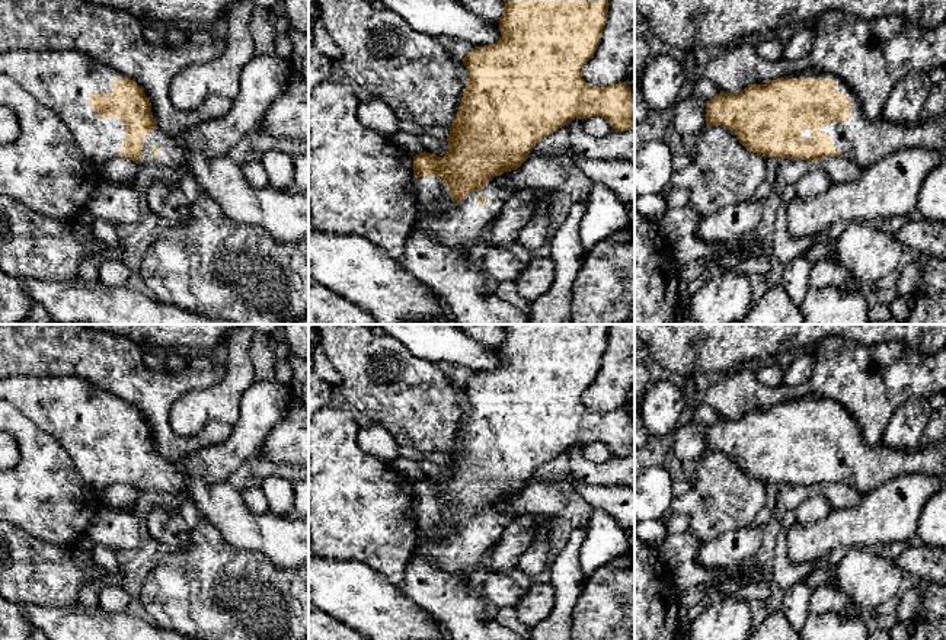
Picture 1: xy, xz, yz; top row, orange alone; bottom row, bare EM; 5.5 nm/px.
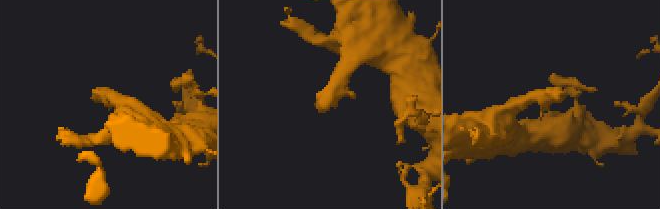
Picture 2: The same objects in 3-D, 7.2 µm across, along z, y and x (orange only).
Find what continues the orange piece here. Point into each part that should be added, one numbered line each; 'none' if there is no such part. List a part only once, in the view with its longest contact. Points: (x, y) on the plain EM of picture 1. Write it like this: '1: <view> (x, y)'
1: yz (863, 467)

